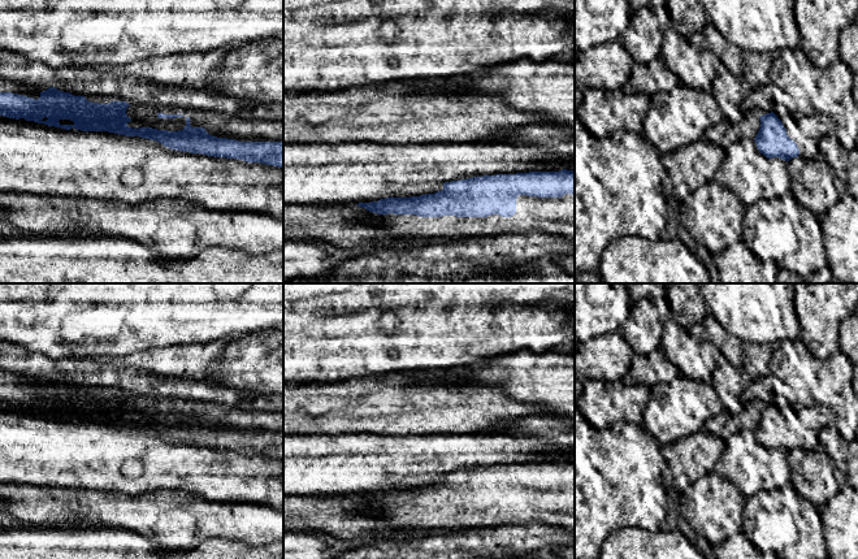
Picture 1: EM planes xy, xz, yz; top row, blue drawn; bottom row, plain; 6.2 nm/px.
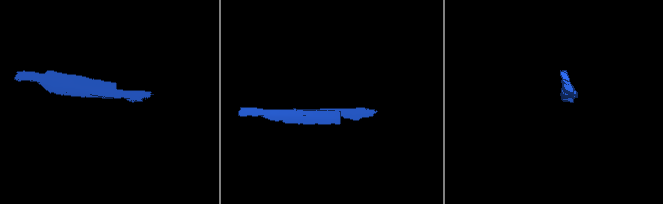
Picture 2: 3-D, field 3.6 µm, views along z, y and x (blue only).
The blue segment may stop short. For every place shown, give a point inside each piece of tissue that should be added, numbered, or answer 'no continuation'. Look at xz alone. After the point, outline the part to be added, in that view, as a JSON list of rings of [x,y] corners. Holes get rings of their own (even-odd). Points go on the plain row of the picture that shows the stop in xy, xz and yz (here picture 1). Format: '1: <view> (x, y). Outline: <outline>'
1: xz (532, 503). Outline: [[[566,485],[562,489],[519,486],[516,504],[512,508],[491,506],[472,510],[489,511],[490,526],[538,523],[550,514],[575,515],[575,486]]]

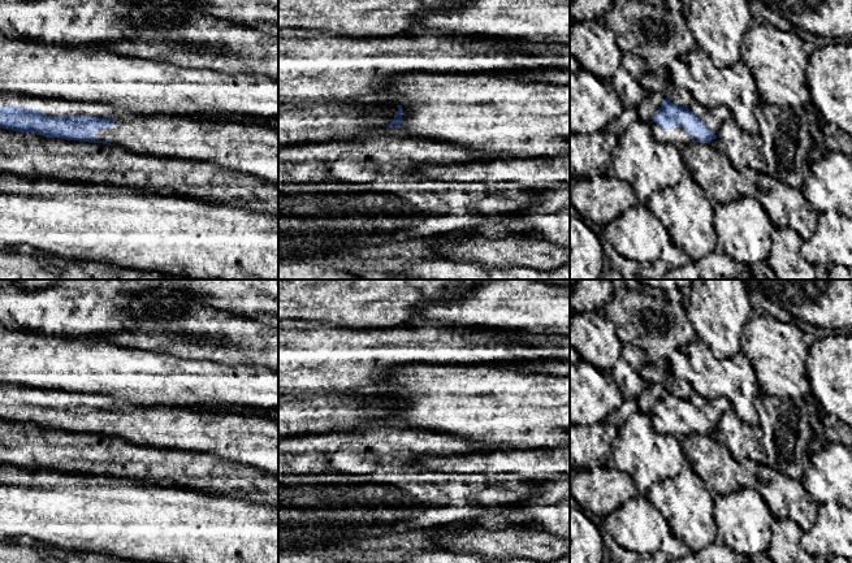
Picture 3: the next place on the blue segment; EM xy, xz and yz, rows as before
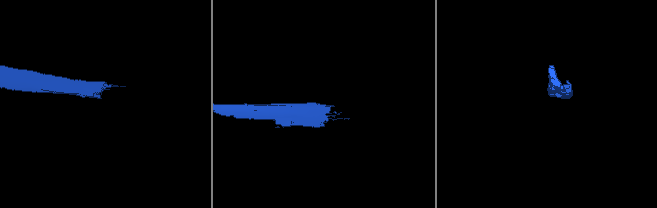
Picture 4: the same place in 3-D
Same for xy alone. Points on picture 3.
1: xy (250, 440). Outline: [[[134,406],[126,413],[114,413],[111,420],[94,425],[94,430],[159,449],[211,454],[221,460],[278,476],[278,420],[267,415],[177,406]]]

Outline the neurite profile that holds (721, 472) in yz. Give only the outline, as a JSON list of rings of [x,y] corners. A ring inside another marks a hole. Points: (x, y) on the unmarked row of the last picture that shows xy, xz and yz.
[[[689,433],[682,439],[682,447],[688,464],[713,494],[725,495],[757,485],[756,475],[748,472],[727,446],[709,434]]]

